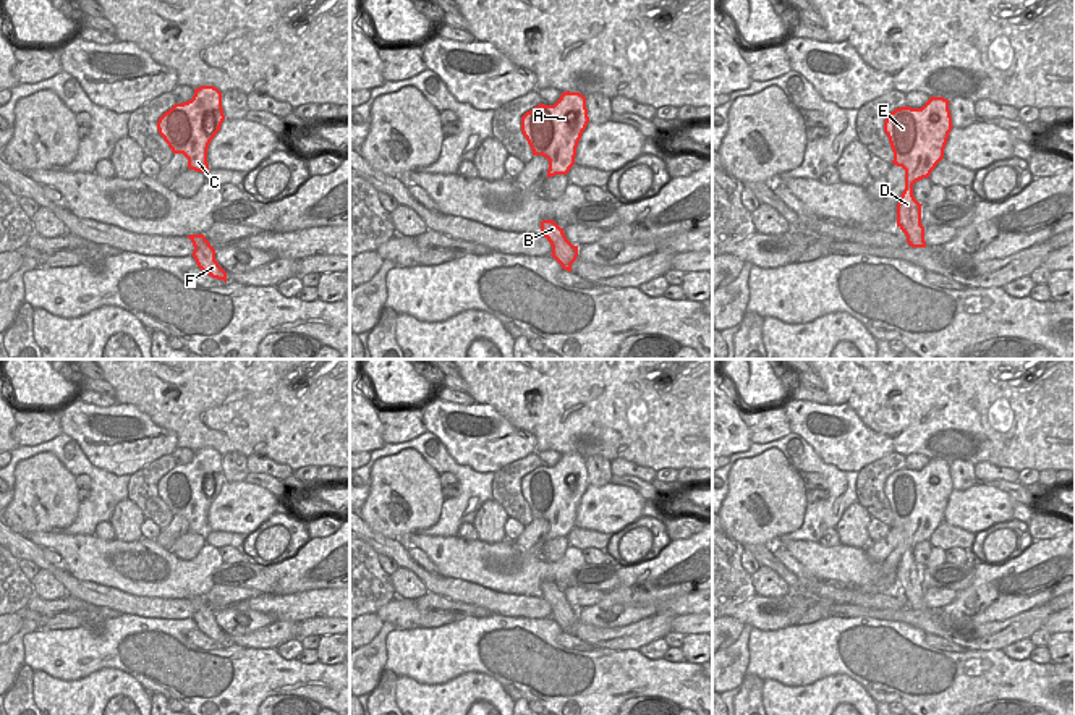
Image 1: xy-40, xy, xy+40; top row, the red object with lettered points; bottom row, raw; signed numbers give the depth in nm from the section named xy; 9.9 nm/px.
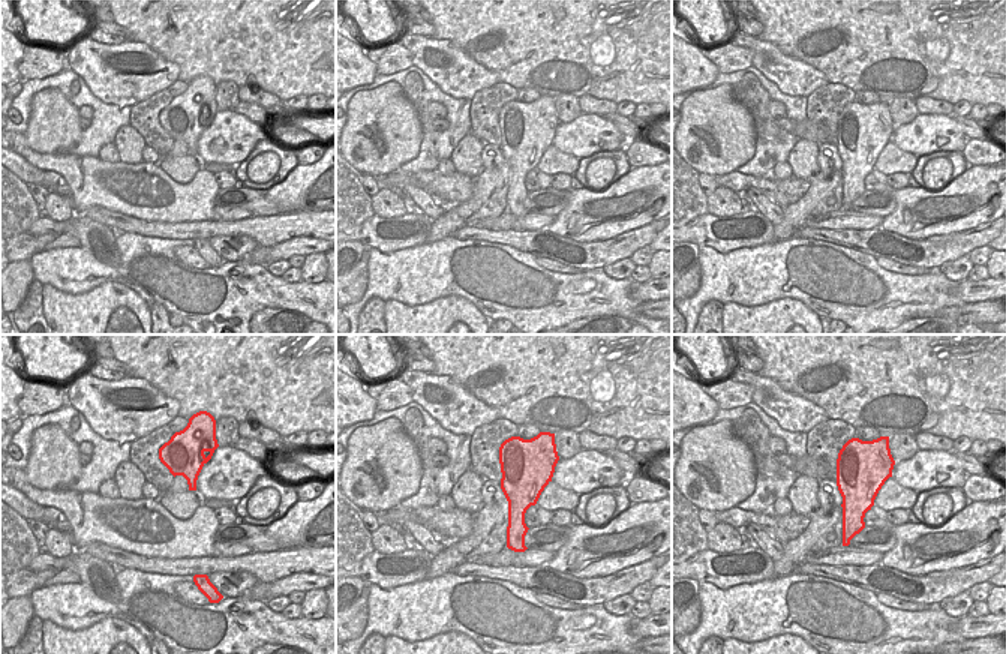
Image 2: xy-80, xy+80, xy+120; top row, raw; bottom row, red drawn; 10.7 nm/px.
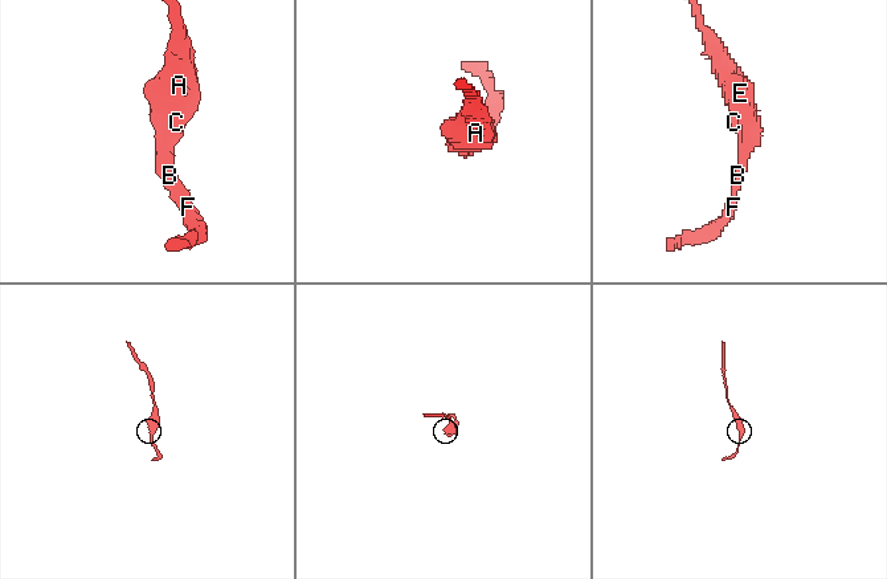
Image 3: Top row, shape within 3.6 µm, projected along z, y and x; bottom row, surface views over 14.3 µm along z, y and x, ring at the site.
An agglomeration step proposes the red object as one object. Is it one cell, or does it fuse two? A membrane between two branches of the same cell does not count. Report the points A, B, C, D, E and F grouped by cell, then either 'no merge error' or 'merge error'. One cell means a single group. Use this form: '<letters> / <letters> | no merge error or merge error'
A B C D E F | no merge error

